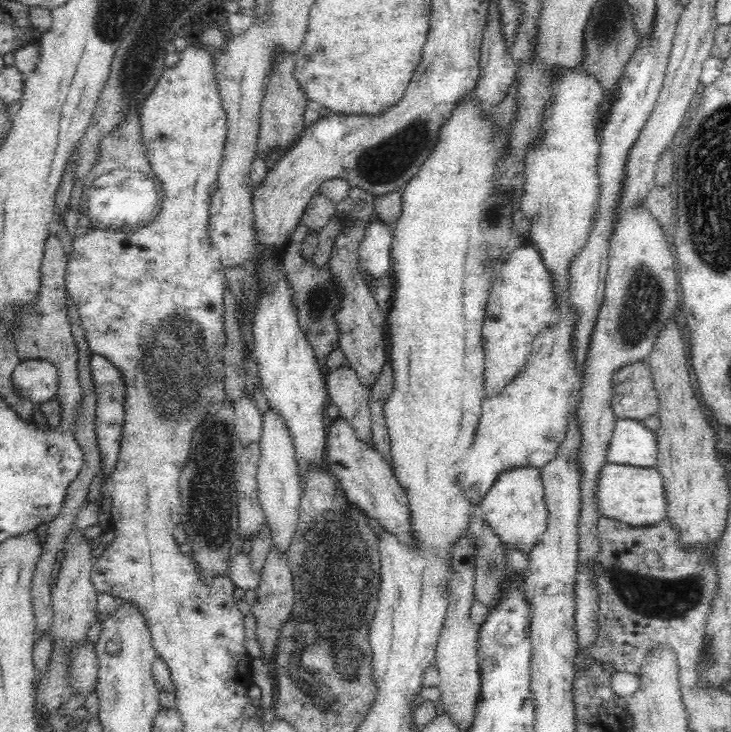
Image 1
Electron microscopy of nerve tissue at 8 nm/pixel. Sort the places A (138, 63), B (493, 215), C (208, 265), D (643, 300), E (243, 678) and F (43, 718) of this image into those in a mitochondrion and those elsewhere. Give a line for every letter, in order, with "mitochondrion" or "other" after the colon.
A: mitochondrion
B: mitochondrion
C: other
D: mitochondrion
E: other
F: other

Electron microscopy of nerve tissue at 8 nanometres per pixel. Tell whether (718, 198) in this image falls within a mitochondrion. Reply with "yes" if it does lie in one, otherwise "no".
yes

